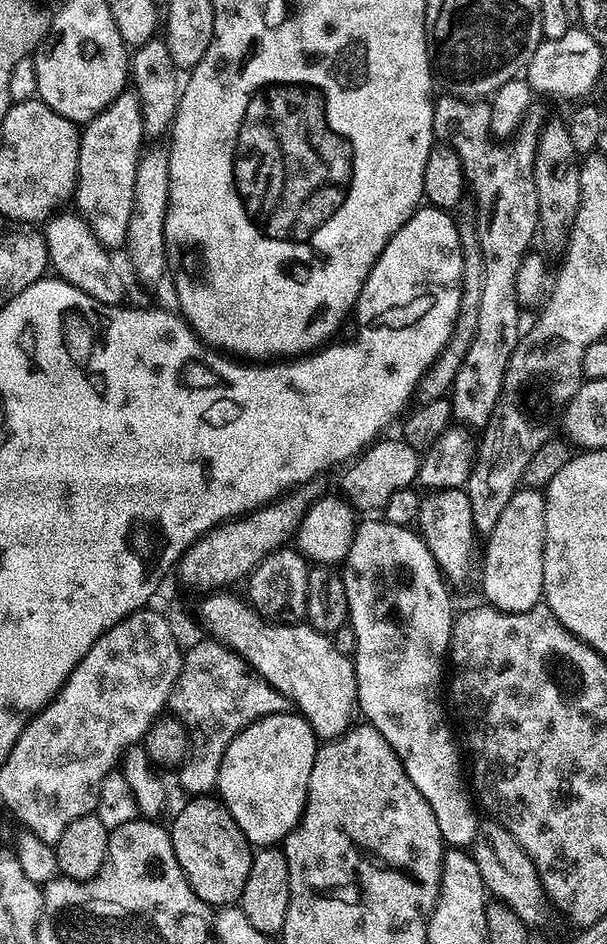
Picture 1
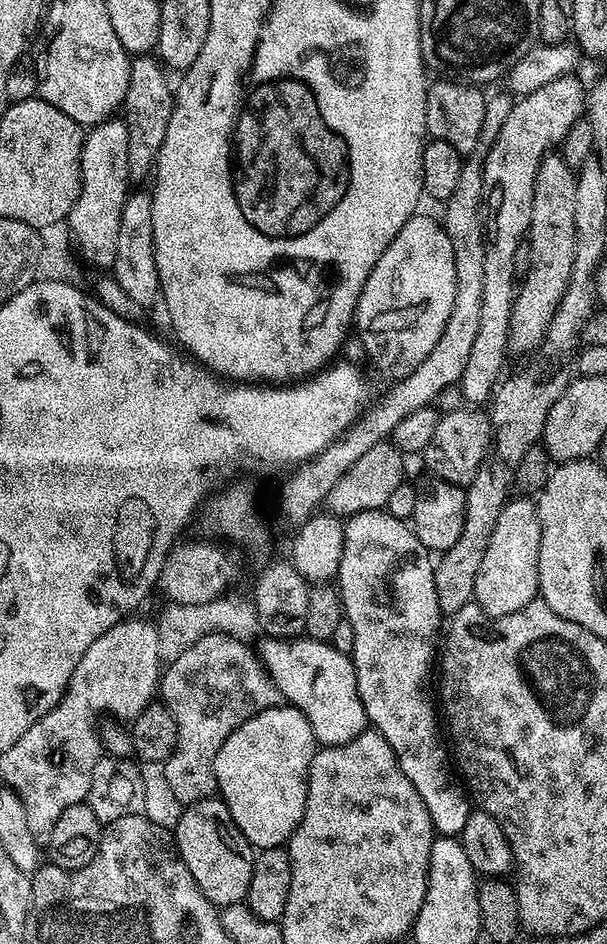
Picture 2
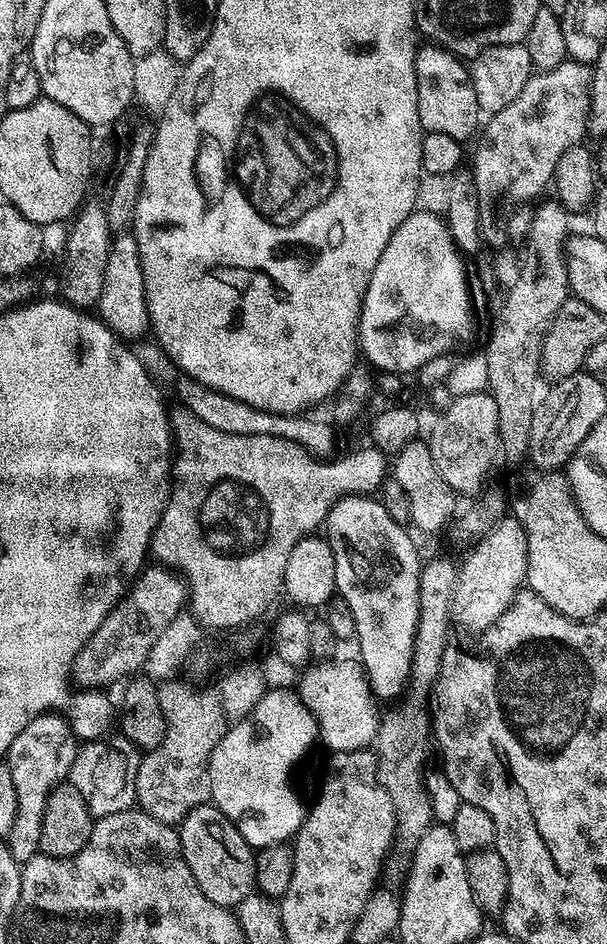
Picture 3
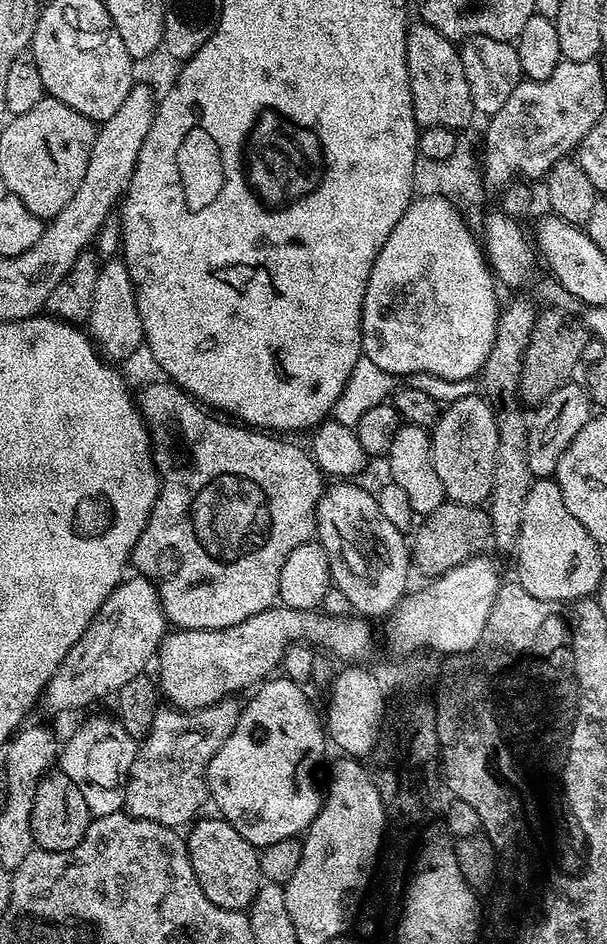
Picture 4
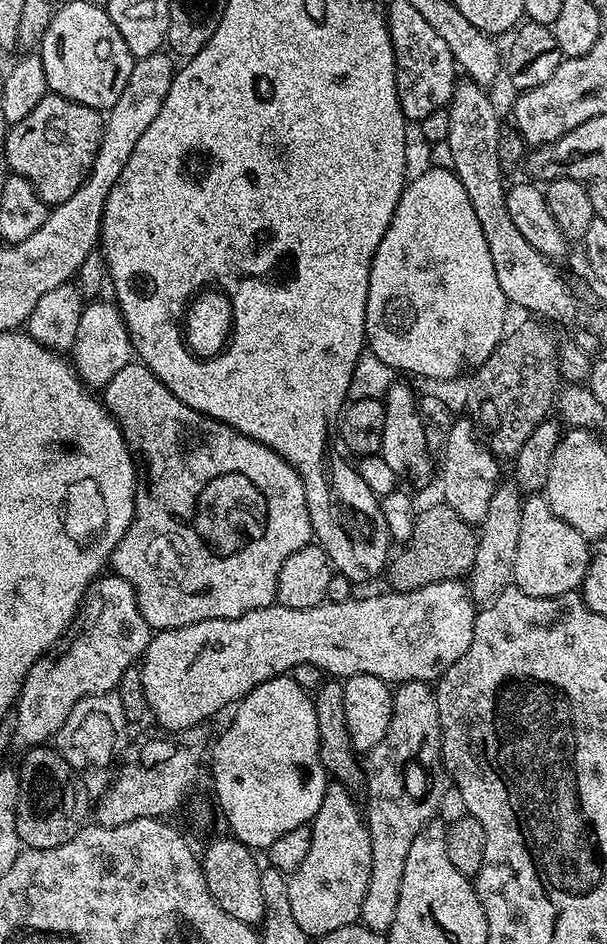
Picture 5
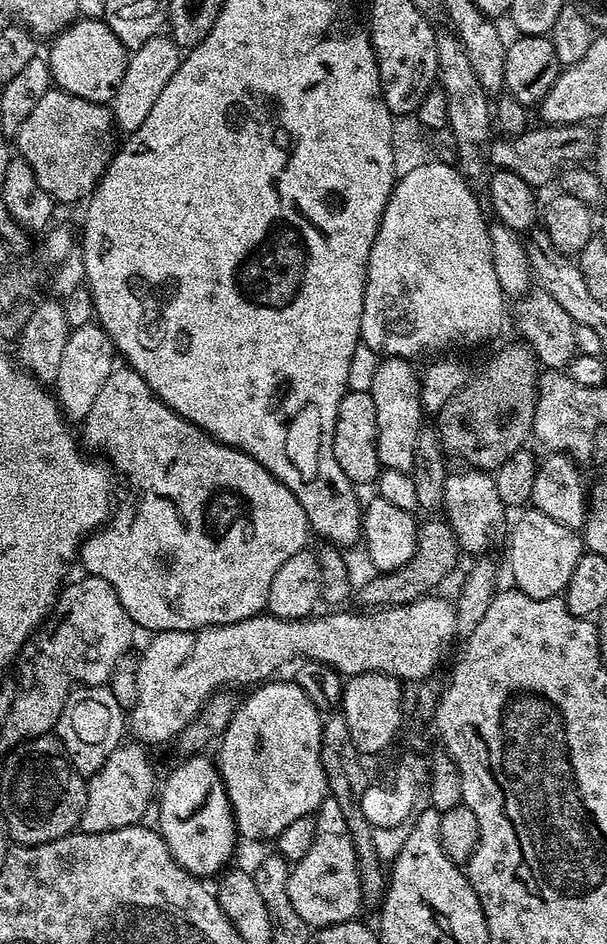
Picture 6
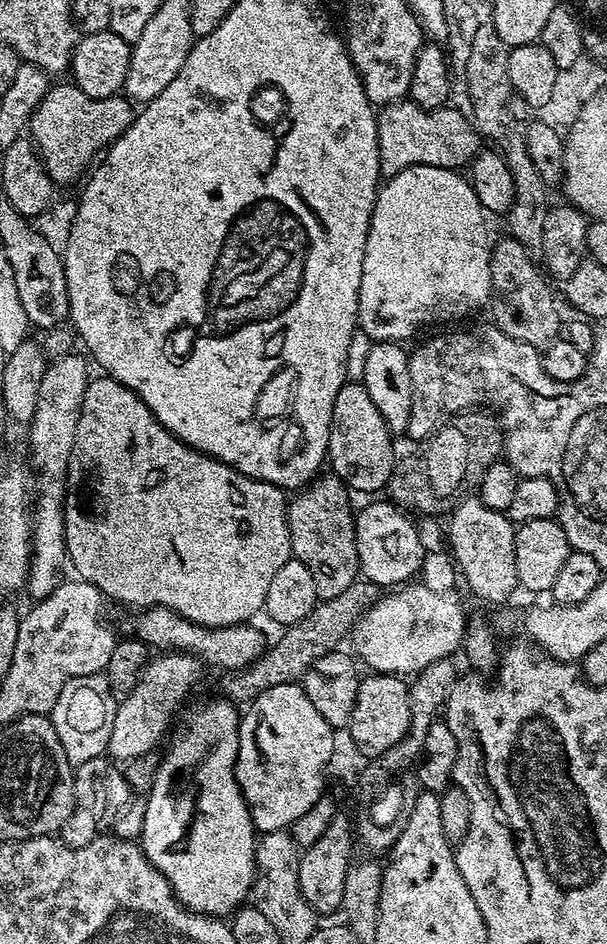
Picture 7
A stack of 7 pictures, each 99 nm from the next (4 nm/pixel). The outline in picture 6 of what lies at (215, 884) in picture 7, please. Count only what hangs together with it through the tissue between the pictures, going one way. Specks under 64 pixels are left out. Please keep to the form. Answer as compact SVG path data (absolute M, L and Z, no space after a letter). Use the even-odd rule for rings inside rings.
M199 754L181 759L181 764L165 780L163 777L158 792L160 837L166 842L176 864L197 878L223 873L238 841L236 820L232 816L224 783L220 781L219 767L206 757Z

